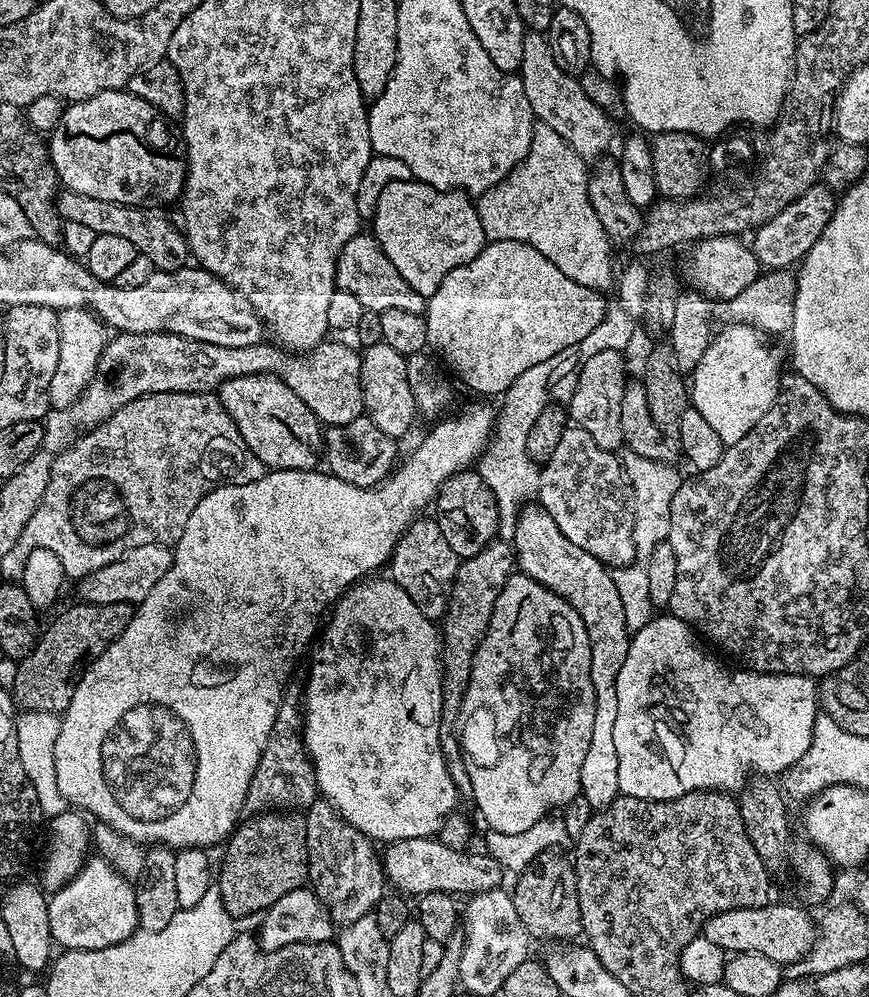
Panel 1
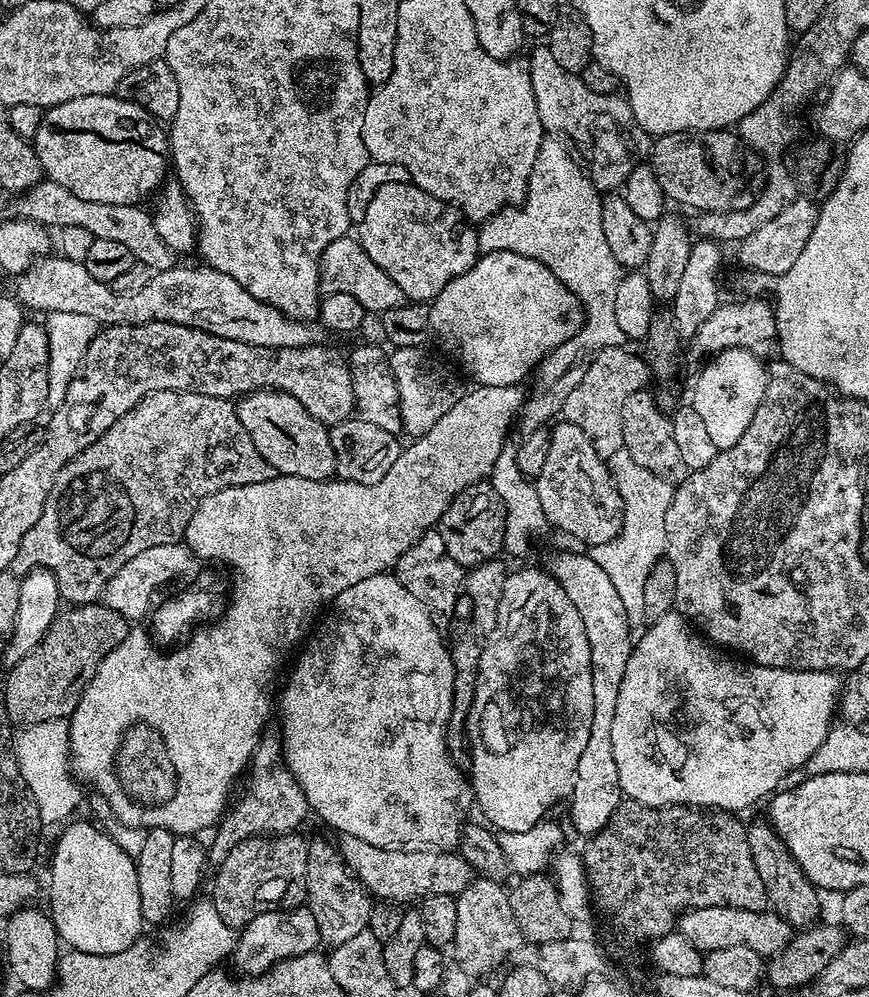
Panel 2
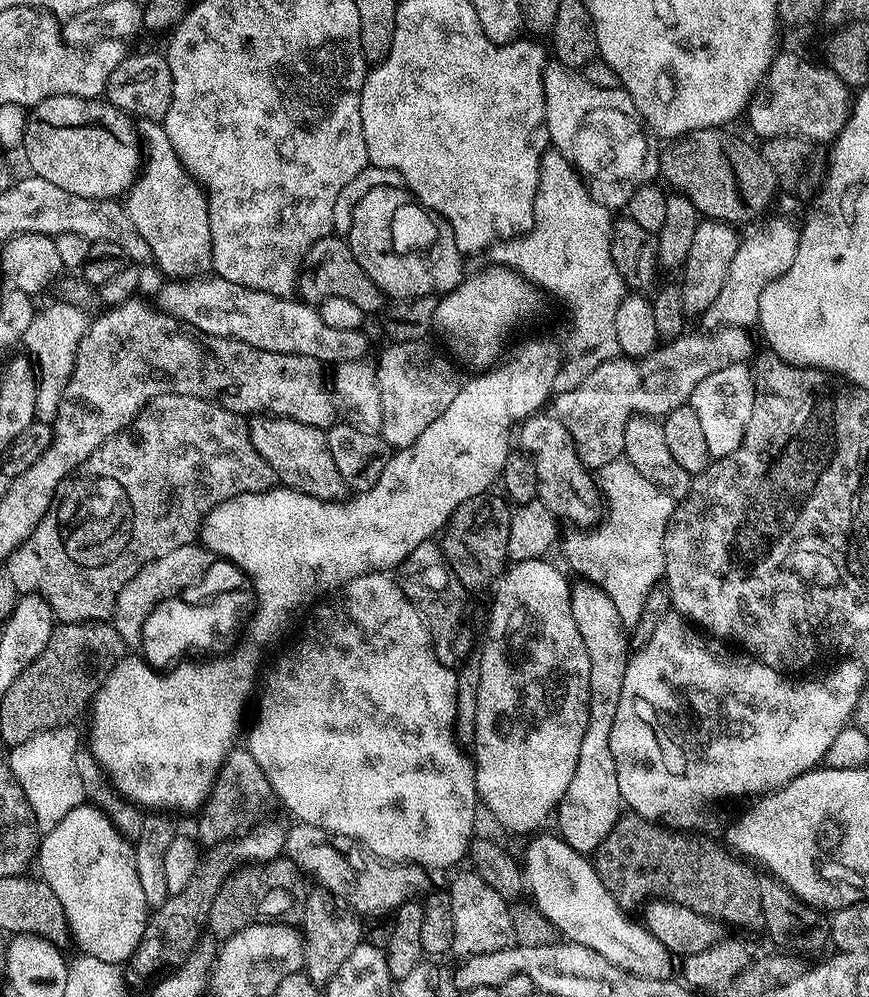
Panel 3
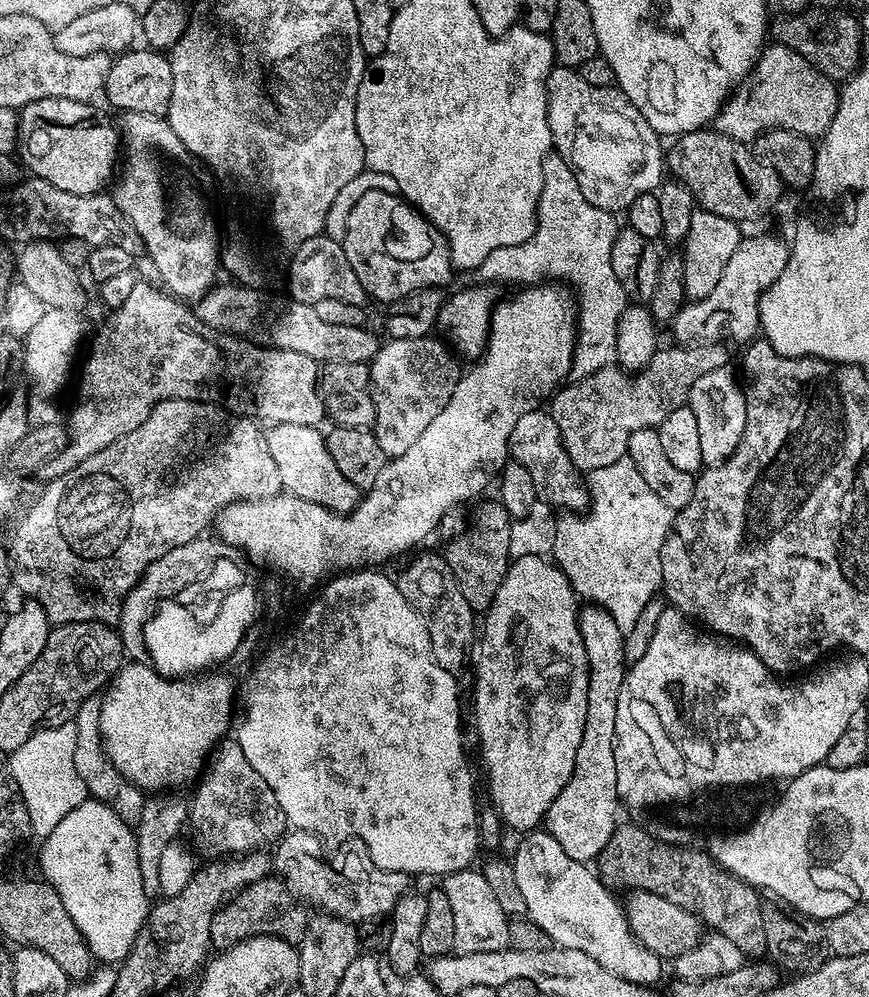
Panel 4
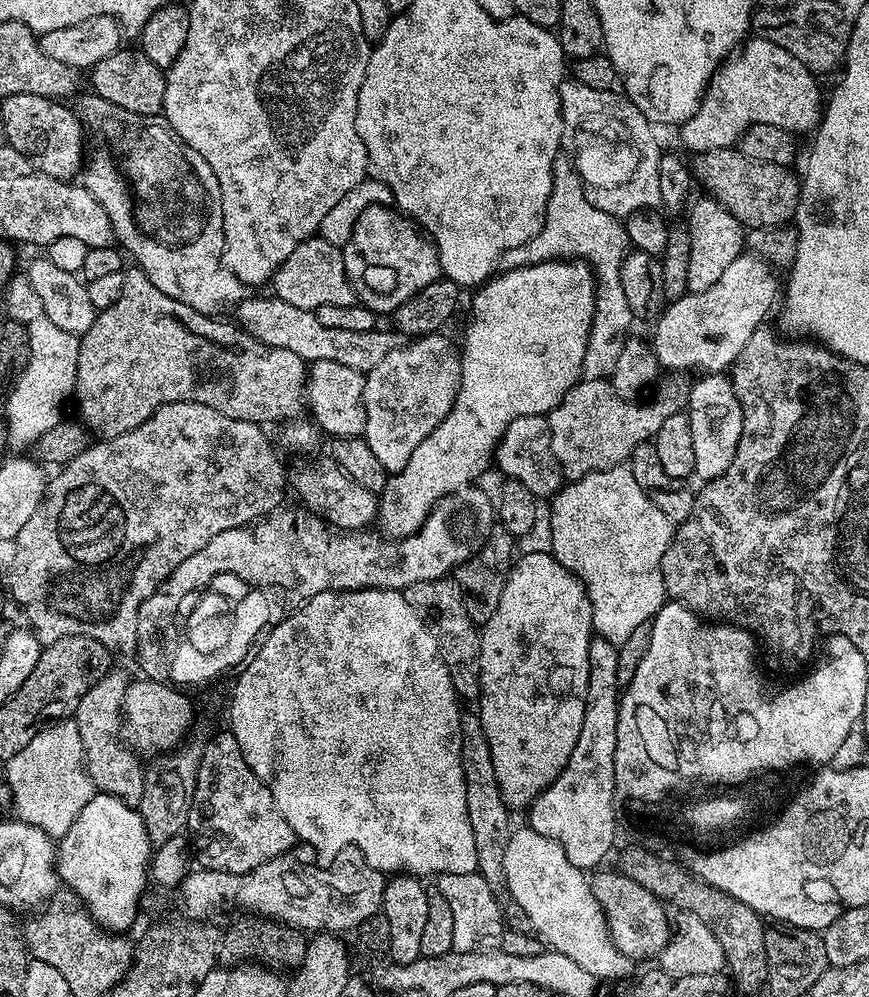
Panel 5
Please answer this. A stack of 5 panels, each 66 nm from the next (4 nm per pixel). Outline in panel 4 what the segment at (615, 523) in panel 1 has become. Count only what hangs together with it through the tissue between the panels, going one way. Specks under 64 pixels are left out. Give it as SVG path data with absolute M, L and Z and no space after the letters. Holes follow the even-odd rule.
M537 410L522 414L508 442L511 459L530 470L530 478L534 478L536 494L541 501L556 510L584 510L589 507L590 497L585 481L574 462L570 462L560 437L558 422L554 422L551 411Z

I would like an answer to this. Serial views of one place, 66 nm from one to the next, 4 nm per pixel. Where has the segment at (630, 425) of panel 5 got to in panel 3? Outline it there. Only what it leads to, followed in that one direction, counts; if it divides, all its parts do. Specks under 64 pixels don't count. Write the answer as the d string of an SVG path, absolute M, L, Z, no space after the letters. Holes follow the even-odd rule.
M723 326L717 332L698 333L689 331L677 340L669 340L655 352L643 358L615 358L602 362L586 379L570 390L569 393L557 395L554 415L563 422L566 430L576 440L580 450L581 460L590 470L599 470L608 465L611 460L621 459L624 451L624 424L632 415L641 414L653 418L663 418L678 406L689 403L694 394L694 386L702 382L702 378L710 378L714 370L728 368L732 364L743 364L751 361L752 340L745 329L740 326Z

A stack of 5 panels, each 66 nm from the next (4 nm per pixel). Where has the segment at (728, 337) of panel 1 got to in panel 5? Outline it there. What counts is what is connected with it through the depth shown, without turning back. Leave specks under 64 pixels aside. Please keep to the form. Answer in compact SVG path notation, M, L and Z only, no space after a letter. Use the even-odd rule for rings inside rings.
M704 374L699 379L692 384L686 411L690 418L690 435L694 438L695 475L707 482L721 476L730 462L734 462L742 434L742 406L727 375Z

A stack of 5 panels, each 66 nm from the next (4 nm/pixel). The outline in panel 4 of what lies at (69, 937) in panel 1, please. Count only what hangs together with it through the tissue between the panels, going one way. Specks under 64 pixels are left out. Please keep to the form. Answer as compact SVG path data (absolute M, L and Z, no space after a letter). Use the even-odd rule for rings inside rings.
M94 799L84 800L66 814L58 826L43 839L40 848L40 868L45 883L52 886L62 899L66 912L78 926L92 956L104 964L121 963L128 956L144 928L150 911L150 898L142 886L142 874L138 865L135 831L114 810Z

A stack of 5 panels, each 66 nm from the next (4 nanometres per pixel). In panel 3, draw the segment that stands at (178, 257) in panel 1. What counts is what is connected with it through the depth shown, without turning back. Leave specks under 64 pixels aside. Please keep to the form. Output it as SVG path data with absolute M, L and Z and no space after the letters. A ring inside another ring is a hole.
M53 188L52 205L48 212L48 231L44 235L54 238L58 234L66 234L67 232L82 234L82 238L93 242L105 240L122 246L122 250L128 256L129 261L151 261L153 259L152 250L146 242L146 238L140 233L139 223L125 205L124 208L115 199L95 200L94 198L82 198L78 194L66 194L66 190Z

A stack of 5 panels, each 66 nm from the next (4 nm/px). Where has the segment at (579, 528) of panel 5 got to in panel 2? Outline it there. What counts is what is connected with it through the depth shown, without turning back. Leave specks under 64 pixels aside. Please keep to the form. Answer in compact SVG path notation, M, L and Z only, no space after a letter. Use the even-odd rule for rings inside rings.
M624 447L618 449L610 458L610 471L616 489L624 503L624 521L620 527L620 535L605 544L591 545L590 555L606 575L614 590L618 590L618 598L622 598L622 606L626 610L628 627L640 630L645 627L642 602L642 590L655 564L665 555L668 543L666 542L666 510L670 510L670 502L674 491L673 485L666 483L658 474L650 474Z

